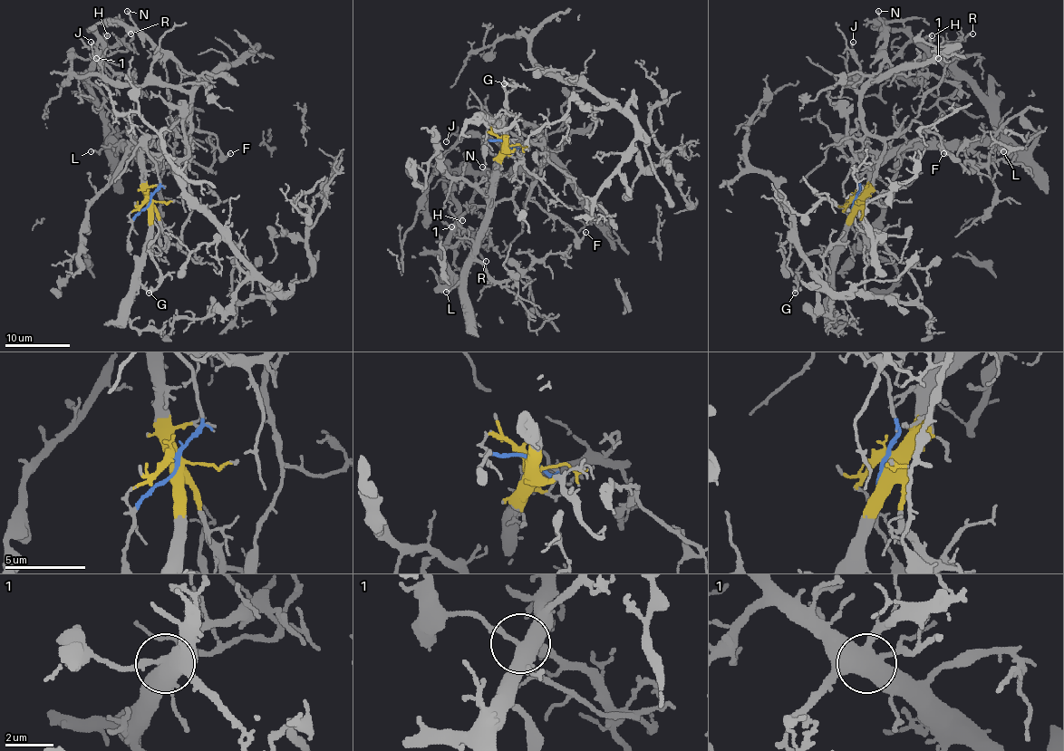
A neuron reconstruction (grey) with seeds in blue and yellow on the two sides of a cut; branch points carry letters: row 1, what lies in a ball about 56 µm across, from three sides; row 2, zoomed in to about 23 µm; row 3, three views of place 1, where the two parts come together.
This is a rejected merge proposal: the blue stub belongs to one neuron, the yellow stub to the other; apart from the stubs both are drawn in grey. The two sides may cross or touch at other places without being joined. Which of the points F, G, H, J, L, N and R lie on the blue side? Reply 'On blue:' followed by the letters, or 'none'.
On blue: F, J

